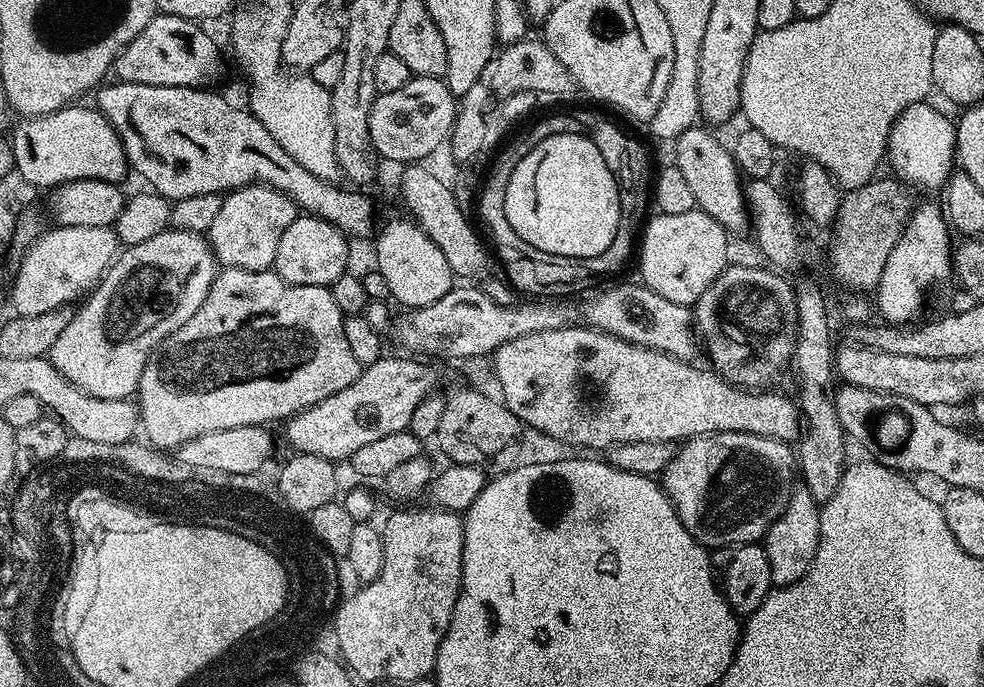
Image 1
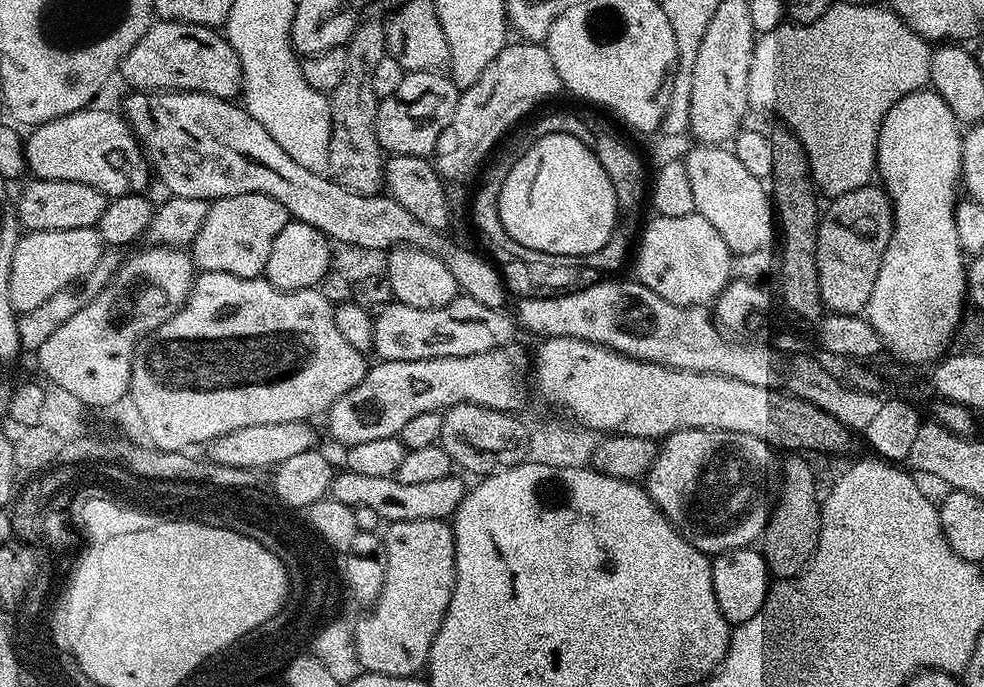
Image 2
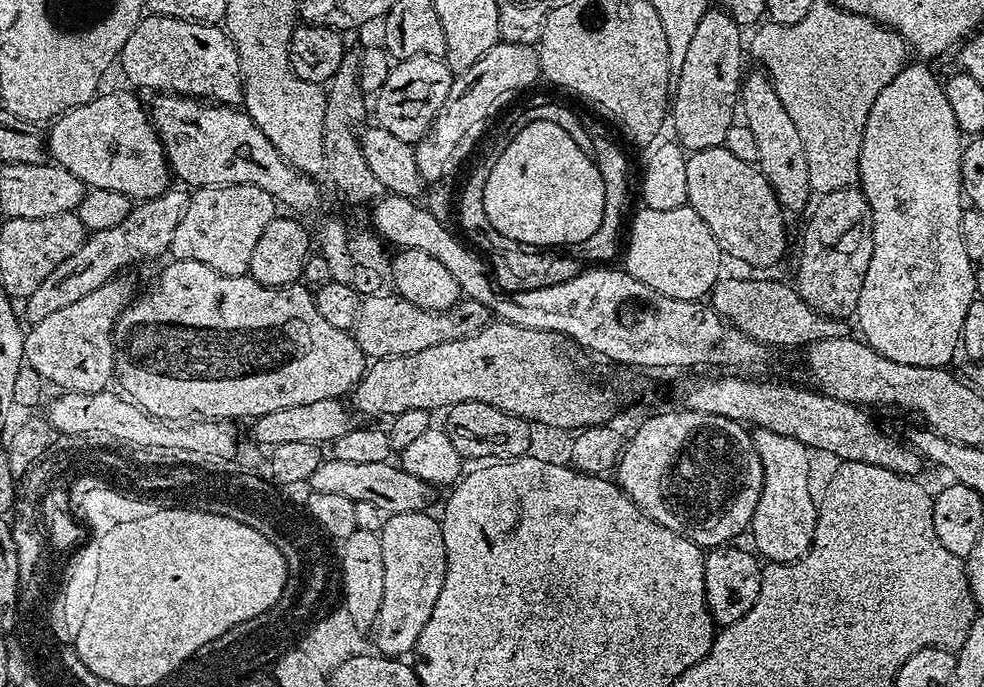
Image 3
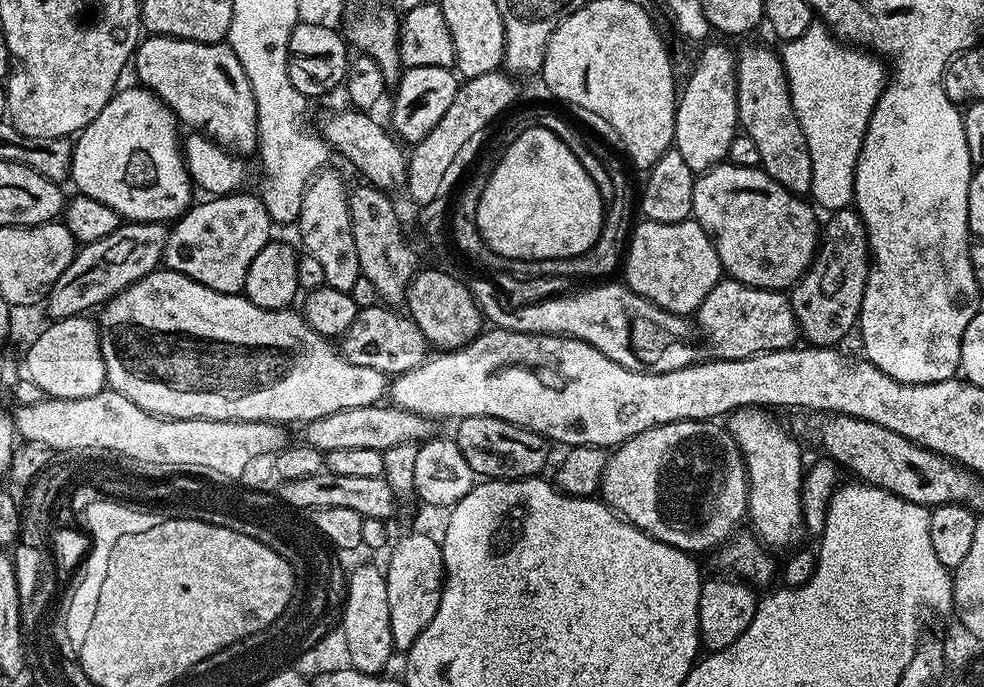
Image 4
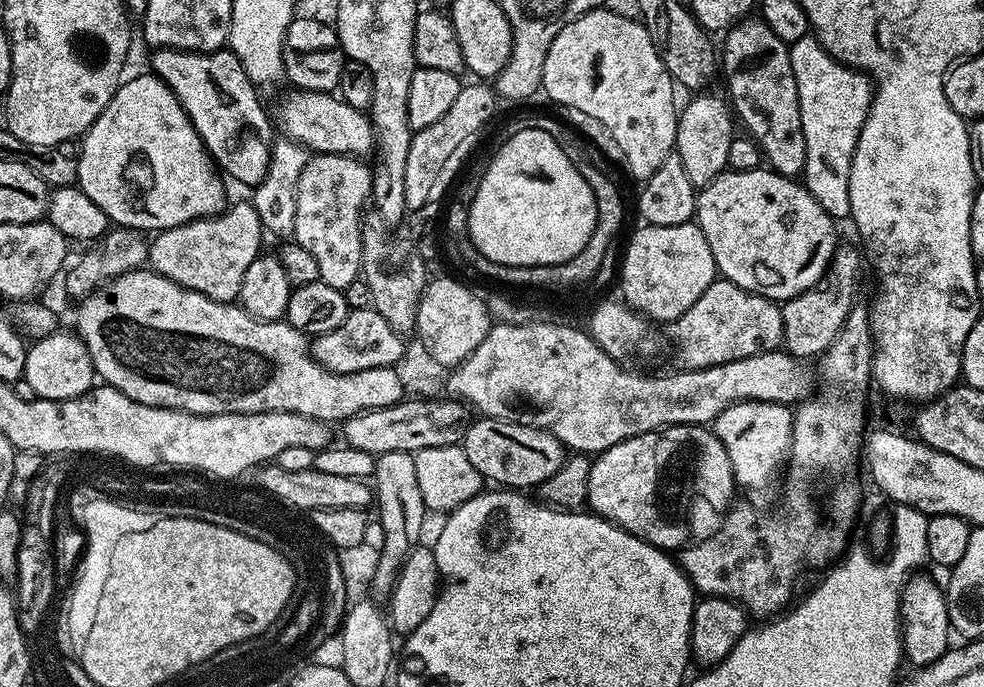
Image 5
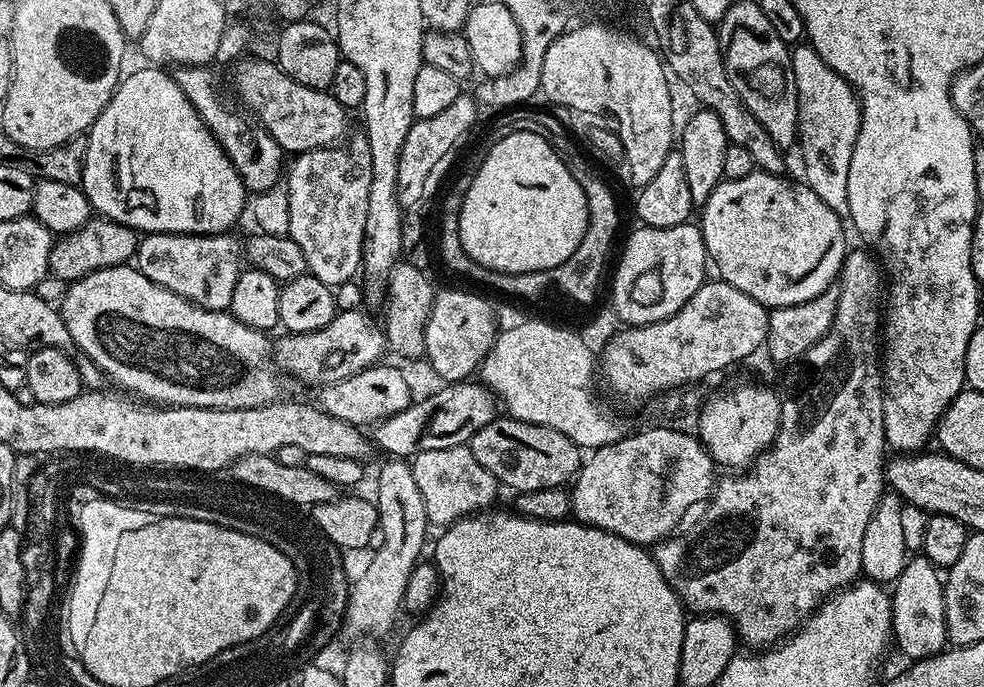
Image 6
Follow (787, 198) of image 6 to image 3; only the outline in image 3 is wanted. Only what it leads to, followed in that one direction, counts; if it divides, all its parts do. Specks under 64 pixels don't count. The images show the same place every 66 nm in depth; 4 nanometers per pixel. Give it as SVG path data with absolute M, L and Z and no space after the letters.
M723 146L708 148L705 152L695 152L688 156L686 186L688 187L687 207L695 212L698 218L702 218L702 222L706 222L710 234L714 234L725 257L733 256L734 259L741 260L752 268L768 268L783 258L784 251L788 248L788 228L784 225L786 213L780 207L770 182L766 182L757 165L741 162Z

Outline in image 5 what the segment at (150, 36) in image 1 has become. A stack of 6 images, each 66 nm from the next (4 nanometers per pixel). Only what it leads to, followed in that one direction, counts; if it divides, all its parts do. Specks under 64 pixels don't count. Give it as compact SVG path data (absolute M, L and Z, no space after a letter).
M158 48L151 53L151 71L160 77L178 98L182 110L192 120L208 155L229 181L255 186L266 178L274 143L274 124L270 112L260 101L257 85L246 74L242 62L231 50L187 52L177 48Z

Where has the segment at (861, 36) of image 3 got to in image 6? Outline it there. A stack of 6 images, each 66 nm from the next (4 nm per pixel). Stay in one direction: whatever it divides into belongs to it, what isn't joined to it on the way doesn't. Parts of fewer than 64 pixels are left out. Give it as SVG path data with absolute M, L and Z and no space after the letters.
M796 46L791 49L792 69L794 70L794 86L798 90L800 99L800 119L802 121L798 129L798 149L804 155L803 183L807 184L830 210L834 210L841 218L847 217L850 210L850 198L848 197L848 179L850 178L850 158L854 154L854 142L860 133L860 97L845 80L810 46Z

